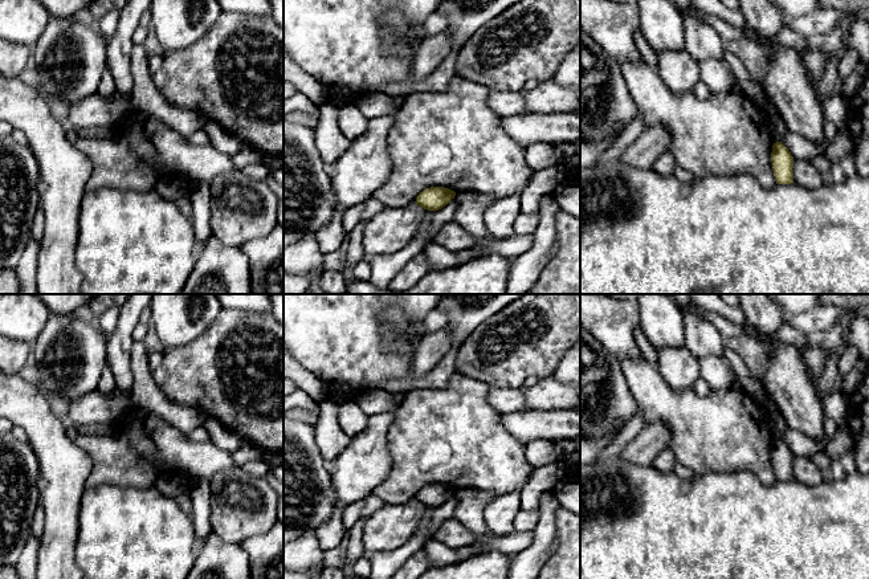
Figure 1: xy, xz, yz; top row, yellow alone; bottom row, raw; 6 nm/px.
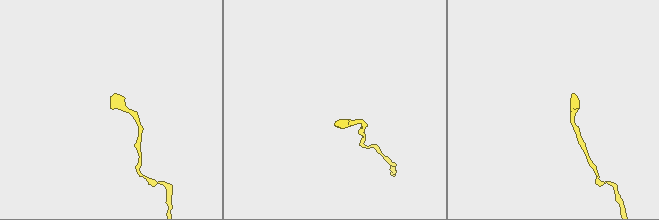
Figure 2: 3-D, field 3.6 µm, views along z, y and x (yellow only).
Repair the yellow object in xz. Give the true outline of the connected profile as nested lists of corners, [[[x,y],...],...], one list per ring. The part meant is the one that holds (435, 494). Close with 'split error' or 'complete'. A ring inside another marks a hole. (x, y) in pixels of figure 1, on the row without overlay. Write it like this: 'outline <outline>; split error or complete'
outline [[[431,484],[420,489],[416,494],[416,501],[428,507],[438,507],[445,503],[456,489],[444,484]]]; complete

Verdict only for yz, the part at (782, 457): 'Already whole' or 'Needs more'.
Already whole

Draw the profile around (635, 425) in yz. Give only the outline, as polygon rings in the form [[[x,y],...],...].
[[[637,407],[637,411],[631,421],[623,428],[623,431],[615,437],[615,440],[600,452],[596,462],[604,462],[612,457],[620,456],[623,445],[627,443],[627,440],[635,439],[644,425],[645,420],[642,416],[642,411]]]

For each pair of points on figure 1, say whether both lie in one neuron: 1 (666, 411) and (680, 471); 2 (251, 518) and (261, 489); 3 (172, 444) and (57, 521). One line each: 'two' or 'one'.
1: two
2: one
3: two

